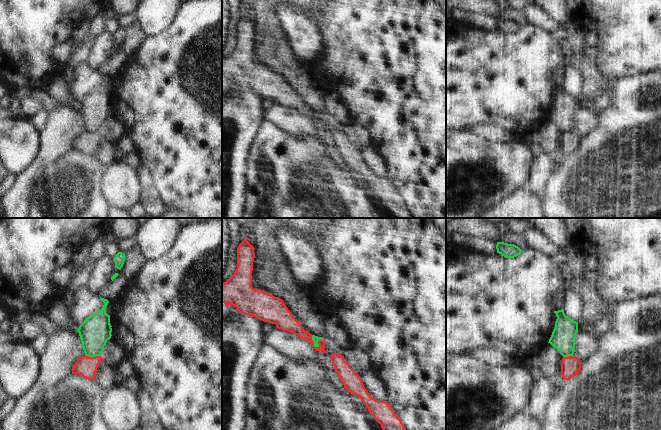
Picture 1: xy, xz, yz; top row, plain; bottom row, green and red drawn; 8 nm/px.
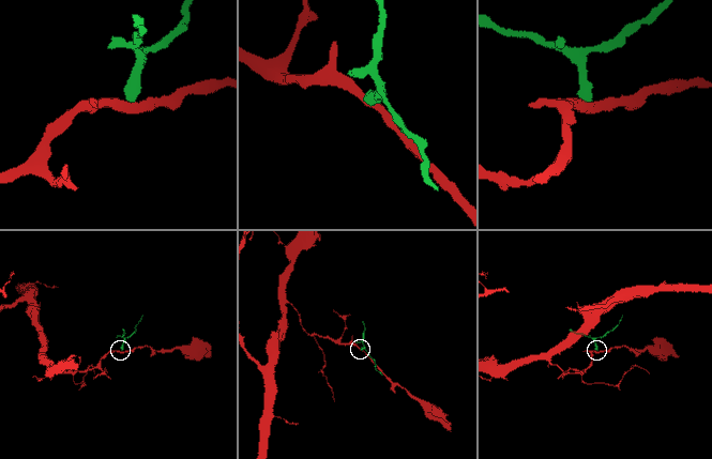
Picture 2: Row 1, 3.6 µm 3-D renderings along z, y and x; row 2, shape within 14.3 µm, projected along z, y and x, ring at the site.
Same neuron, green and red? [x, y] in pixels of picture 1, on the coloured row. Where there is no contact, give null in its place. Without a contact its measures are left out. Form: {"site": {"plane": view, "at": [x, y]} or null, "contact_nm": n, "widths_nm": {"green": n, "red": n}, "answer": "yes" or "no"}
{"site": {"plane": "xz", "at": [316, 346]}, "contact_nm": 120, "widths_nm": {"green": 50, "red": 110}, "answer": "no"}

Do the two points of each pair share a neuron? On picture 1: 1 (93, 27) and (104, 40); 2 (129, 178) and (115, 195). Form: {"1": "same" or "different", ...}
{"1": "different", "2": "same"}

